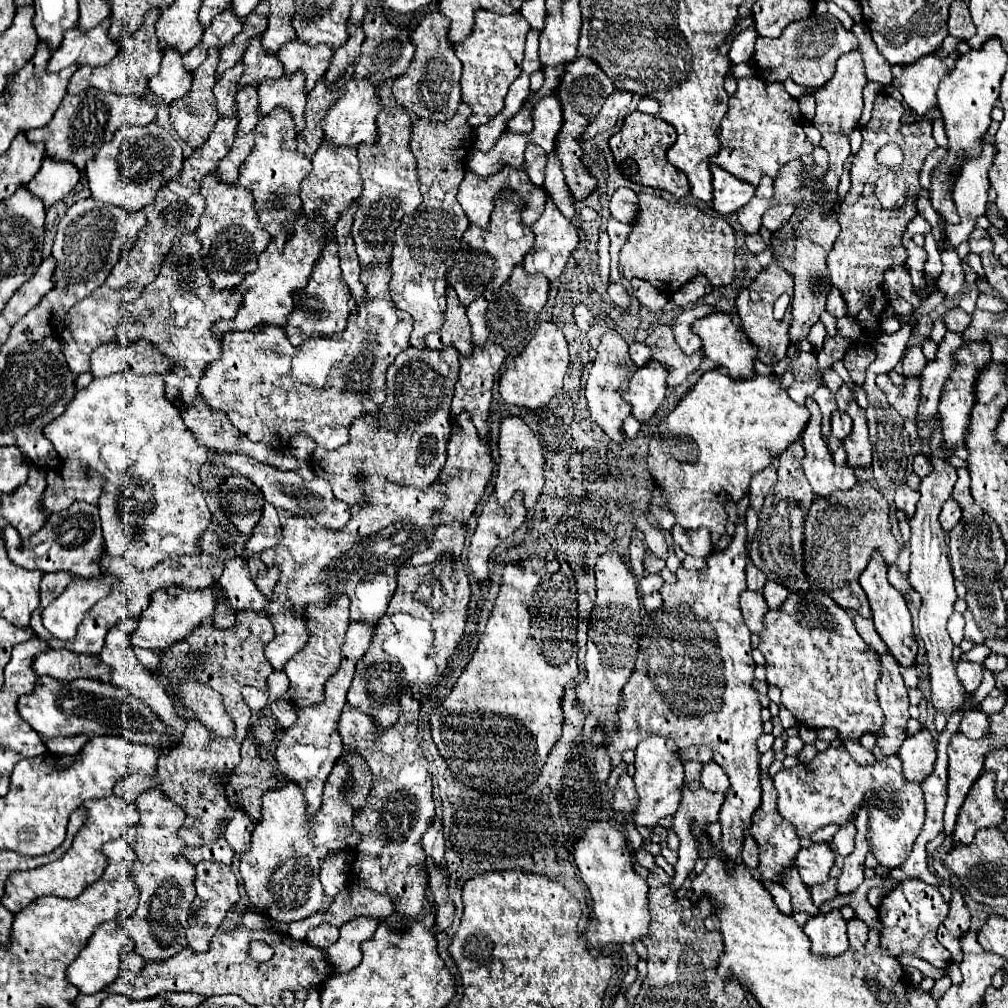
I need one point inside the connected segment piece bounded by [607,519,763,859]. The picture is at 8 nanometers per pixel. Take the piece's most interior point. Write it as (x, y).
(693, 681)

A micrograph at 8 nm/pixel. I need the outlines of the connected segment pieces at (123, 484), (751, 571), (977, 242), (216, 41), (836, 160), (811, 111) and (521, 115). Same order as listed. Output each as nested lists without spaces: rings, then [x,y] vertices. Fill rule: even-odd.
[[[115,373],[93,379],[87,389],[75,395],[65,413],[45,427],[45,437],[53,443],[63,463],[79,461],[83,473],[97,473],[103,479],[99,515],[109,557],[129,557],[135,565],[147,565],[145,569],[149,569],[169,557],[197,557],[201,553],[199,541],[211,523],[211,511],[199,479],[199,469],[207,463],[207,447],[183,425],[181,415],[165,397],[159,375],[137,377],[131,373]]]
[[[747,565],[747,589],[761,591],[763,585],[765,585],[765,581],[767,581],[767,575],[759,567]]]
[[[989,237],[973,239],[973,241],[969,241],[969,247],[971,247],[971,251],[975,251],[977,255],[981,255],[981,253],[993,253],[993,241],[991,241]]]
[[[225,9],[205,29],[203,43],[207,43],[213,49],[221,49],[221,47],[225,47],[225,45],[229,45],[233,41],[233,37],[241,31],[241,25],[243,23],[237,17],[233,17],[231,9]]]
[[[823,133],[823,139],[821,139],[821,147],[829,153],[829,171],[825,173],[825,187],[829,189],[829,203],[835,199],[835,191],[837,191],[837,183],[839,183],[839,177],[841,177],[841,171],[843,171],[843,163],[845,159],[849,157],[851,153],[851,147],[849,147],[849,137],[845,135],[831,135],[831,133]]]
[[[802,95],[798,98],[801,114],[807,123],[810,123],[815,115],[816,102],[815,98],[810,95]]]
[[[529,103],[515,115],[507,121],[507,129],[509,133],[519,133],[519,135],[527,135],[533,131],[533,121],[531,121],[531,115],[529,115]]]

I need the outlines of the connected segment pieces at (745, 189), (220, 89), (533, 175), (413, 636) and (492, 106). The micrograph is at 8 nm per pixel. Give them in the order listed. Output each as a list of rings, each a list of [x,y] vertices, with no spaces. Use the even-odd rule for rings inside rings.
[[[711,165],[711,177],[713,177],[713,209],[719,215],[735,213],[755,195],[753,185],[739,181],[737,177],[719,169],[717,165]]]
[[[239,61],[235,67],[227,69],[213,87],[213,95],[217,101],[215,107],[221,117],[235,117],[235,95],[237,95],[237,83],[239,83],[241,71],[243,71],[243,65]]]
[[[527,145],[527,162],[524,169],[534,185],[543,187],[543,173],[545,173],[545,151],[539,145]]]
[[[435,561],[421,567],[403,563],[397,569],[399,599],[393,599],[383,621],[377,623],[371,647],[357,661],[347,693],[351,709],[369,713],[377,731],[397,723],[399,699],[405,693],[419,695],[443,675],[453,649],[459,645],[465,625],[441,621],[465,621],[469,603],[469,575],[461,563]]]
[[[477,11],[477,21],[473,27],[473,33],[459,41],[455,45],[455,55],[463,63],[463,75],[461,75],[461,97],[463,103],[471,107],[471,117],[467,123],[475,129],[483,123],[489,123],[503,111],[503,101],[509,91],[509,85],[519,77],[521,63],[523,63],[523,51],[525,51],[525,37],[529,31],[529,23],[523,19],[523,15],[495,15],[491,11]]]

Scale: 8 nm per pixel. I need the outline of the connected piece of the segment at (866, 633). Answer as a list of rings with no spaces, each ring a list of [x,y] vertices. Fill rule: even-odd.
[[[855,615],[855,627],[859,629],[859,635],[863,637],[863,641],[867,641],[867,645],[871,645],[871,649],[875,649],[879,655],[887,655],[889,653],[887,645],[883,643],[879,633],[875,631],[875,625],[873,625],[871,619]]]

